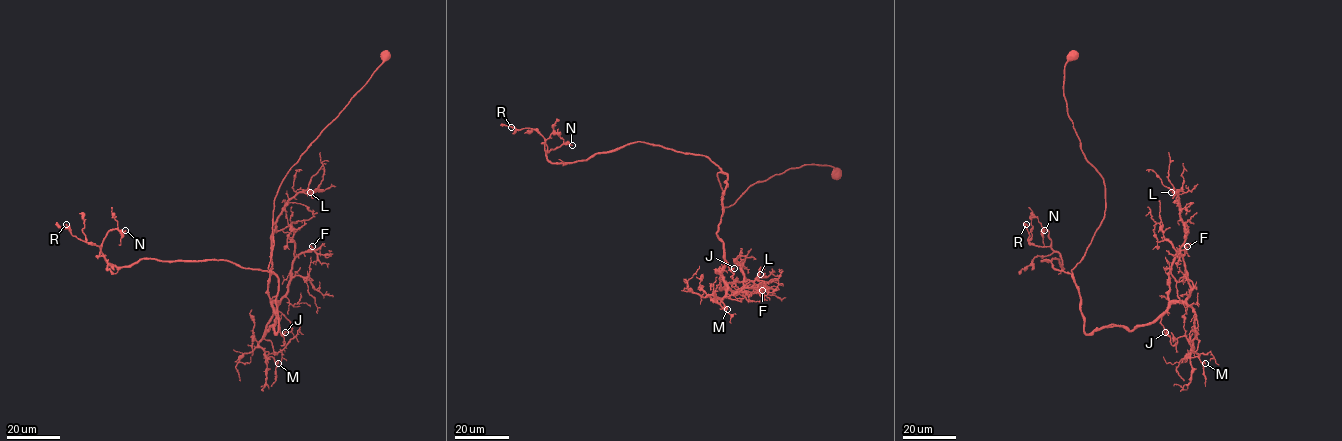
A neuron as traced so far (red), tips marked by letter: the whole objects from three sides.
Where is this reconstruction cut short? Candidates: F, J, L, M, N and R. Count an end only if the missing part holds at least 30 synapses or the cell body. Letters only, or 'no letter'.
N

